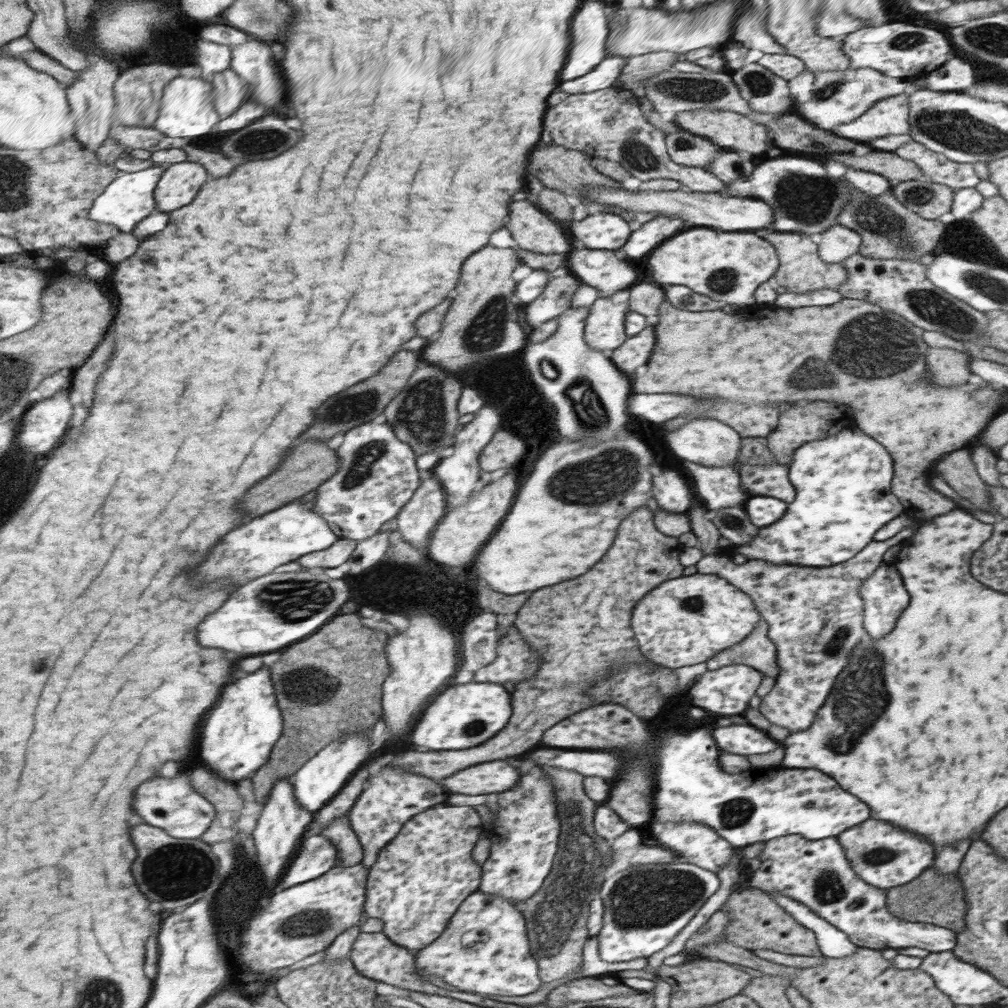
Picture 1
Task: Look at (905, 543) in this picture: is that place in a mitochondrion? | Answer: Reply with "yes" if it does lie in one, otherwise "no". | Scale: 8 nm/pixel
no

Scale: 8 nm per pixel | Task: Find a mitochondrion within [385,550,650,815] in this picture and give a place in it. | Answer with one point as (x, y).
(462, 602)

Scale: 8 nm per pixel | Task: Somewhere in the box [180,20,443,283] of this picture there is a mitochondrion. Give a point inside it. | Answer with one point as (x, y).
(260, 142)

